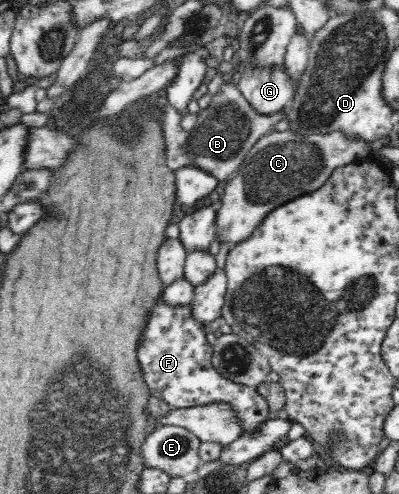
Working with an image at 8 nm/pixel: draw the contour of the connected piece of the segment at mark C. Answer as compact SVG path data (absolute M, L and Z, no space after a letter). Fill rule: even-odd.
M288 130L271 132L247 152L242 167L225 185L217 202L220 208L215 210L216 239L231 248L248 240L272 208L288 202L292 196L298 198L320 188L336 168L368 156L369 145L364 141L352 143L342 133L322 137L318 134L294 136Z

